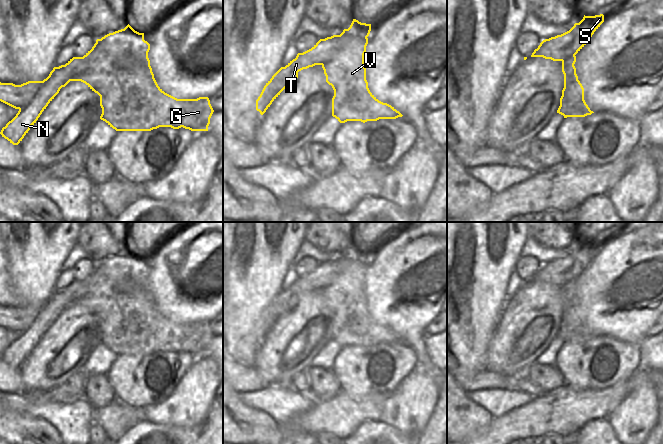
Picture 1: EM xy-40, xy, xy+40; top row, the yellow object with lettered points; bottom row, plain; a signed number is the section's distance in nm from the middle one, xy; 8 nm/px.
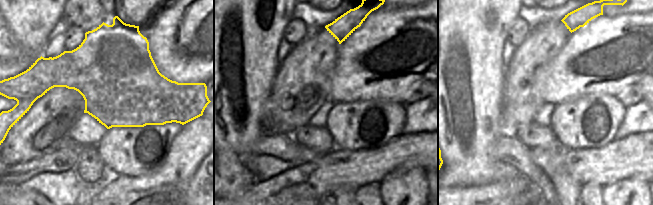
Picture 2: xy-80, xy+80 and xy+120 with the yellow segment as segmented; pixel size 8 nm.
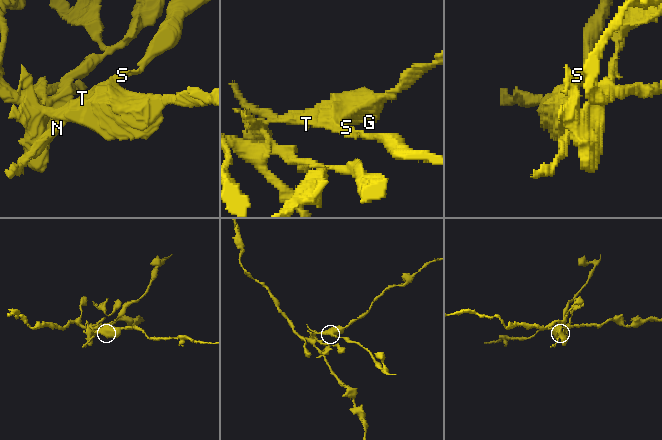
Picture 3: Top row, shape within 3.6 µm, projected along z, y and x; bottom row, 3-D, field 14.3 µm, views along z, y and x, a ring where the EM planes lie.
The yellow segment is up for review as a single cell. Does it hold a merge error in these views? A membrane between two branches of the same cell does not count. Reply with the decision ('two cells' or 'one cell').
two cells

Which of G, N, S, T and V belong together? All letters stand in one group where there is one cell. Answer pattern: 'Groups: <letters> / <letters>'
Groups: G V / N S T

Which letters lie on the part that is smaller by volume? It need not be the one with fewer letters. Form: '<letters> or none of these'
N, S, T

